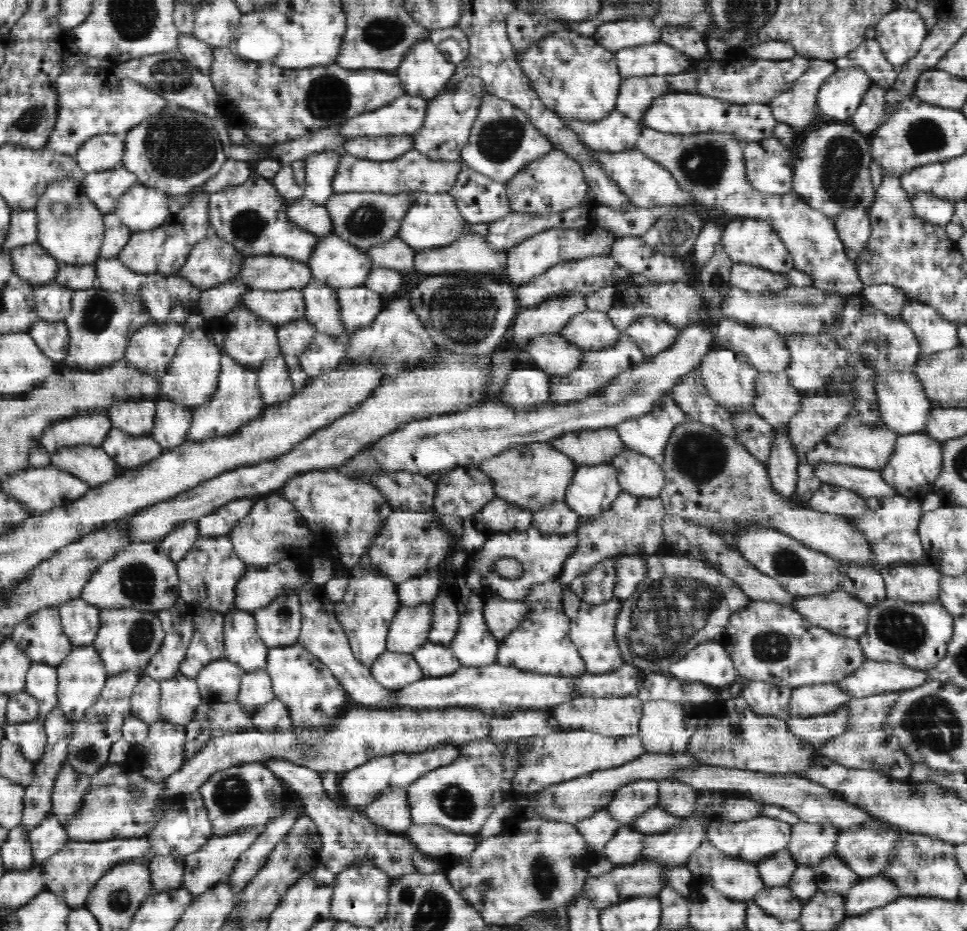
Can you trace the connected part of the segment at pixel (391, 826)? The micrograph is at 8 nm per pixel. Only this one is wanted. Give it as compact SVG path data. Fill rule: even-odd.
M390 788L364 808L364 814L388 833L404 834L412 825L407 788Z

